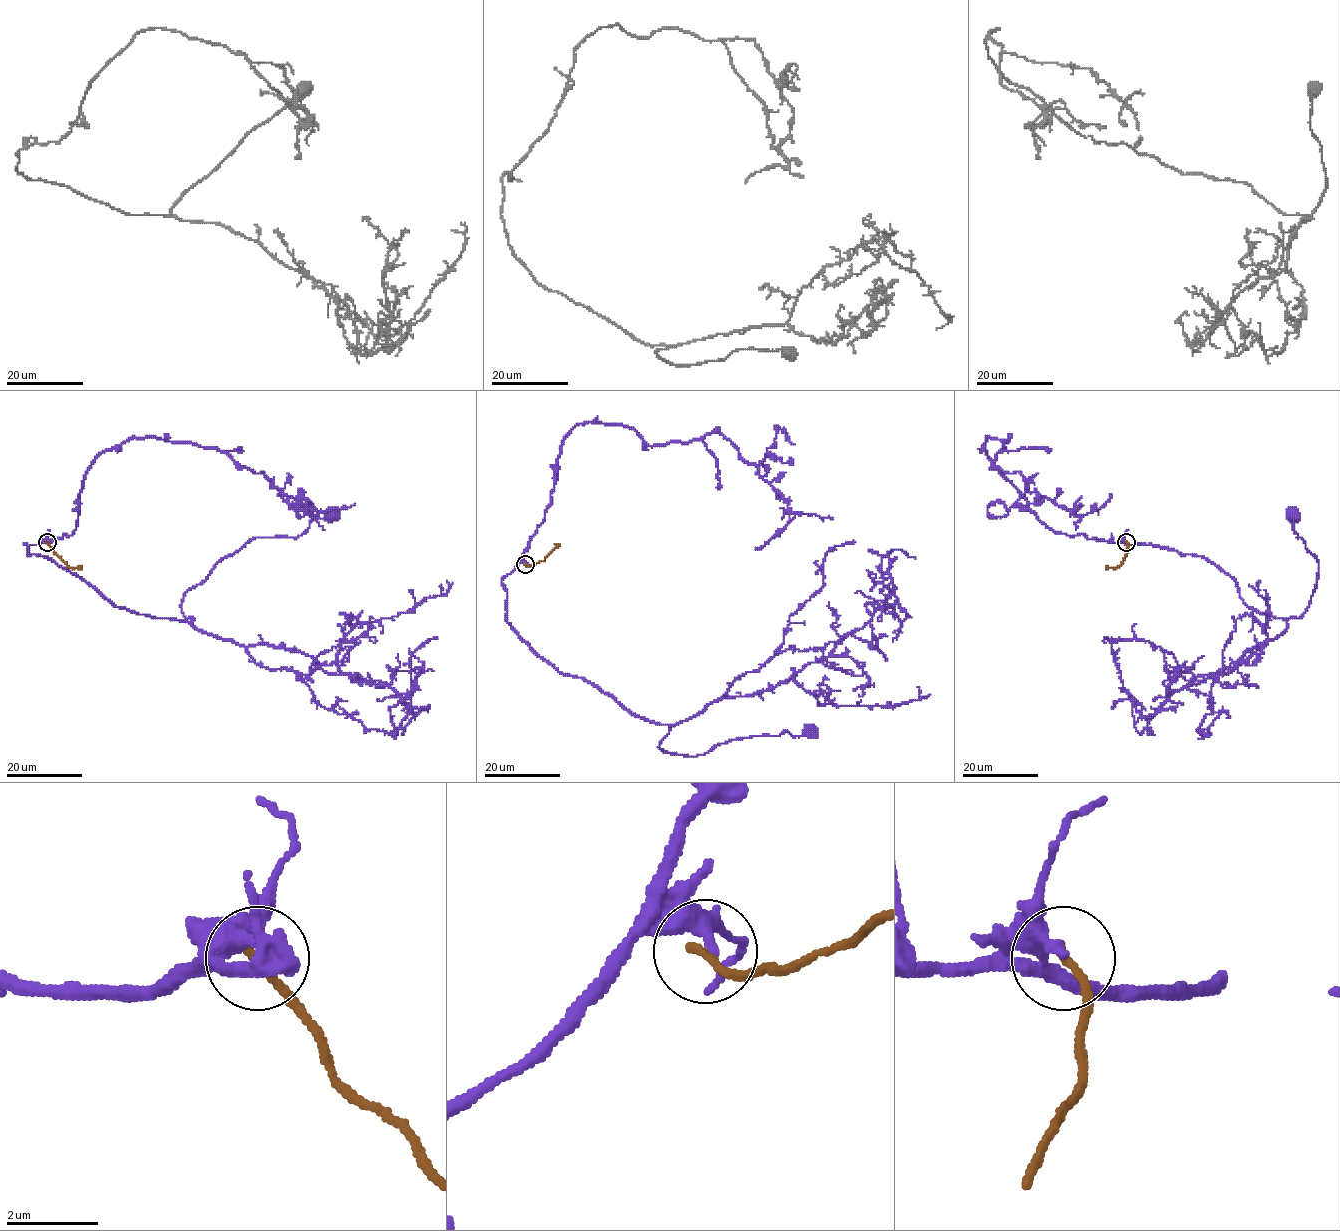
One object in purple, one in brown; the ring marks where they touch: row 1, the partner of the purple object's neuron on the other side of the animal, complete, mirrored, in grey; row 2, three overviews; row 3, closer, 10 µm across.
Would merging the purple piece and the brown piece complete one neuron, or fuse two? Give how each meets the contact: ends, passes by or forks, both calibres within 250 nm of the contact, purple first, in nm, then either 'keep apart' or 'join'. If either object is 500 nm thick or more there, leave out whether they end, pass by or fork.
purple ends there; brown ends there; 300 nm thick on the purple side, 220 nm on the other; keep apart

